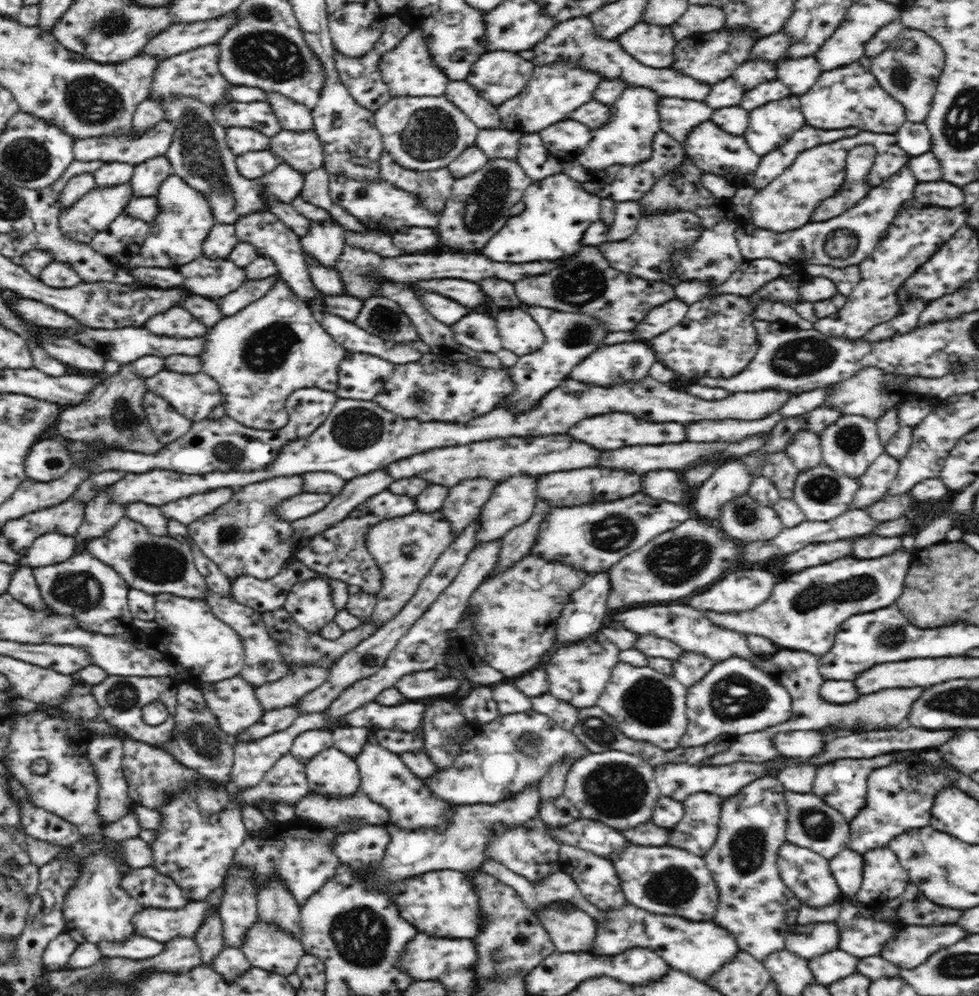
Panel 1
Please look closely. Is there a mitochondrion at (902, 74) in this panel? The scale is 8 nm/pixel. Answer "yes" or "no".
yes

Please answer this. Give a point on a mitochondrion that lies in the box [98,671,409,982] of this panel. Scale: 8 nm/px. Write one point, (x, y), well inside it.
(362, 937)

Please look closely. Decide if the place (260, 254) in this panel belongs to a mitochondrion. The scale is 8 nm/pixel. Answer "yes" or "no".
no

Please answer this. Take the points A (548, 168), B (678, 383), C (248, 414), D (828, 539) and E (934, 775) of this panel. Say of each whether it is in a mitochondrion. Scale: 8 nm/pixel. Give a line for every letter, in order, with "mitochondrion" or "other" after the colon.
A: other
B: other
C: other
D: other
E: mitochondrion

